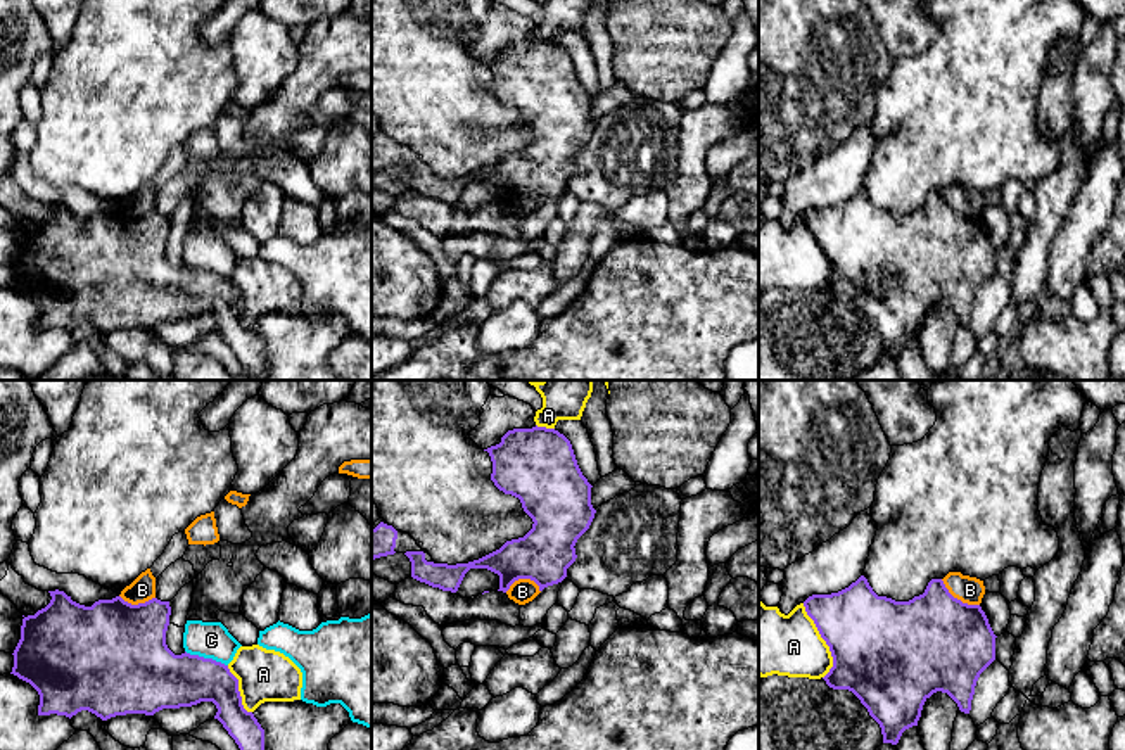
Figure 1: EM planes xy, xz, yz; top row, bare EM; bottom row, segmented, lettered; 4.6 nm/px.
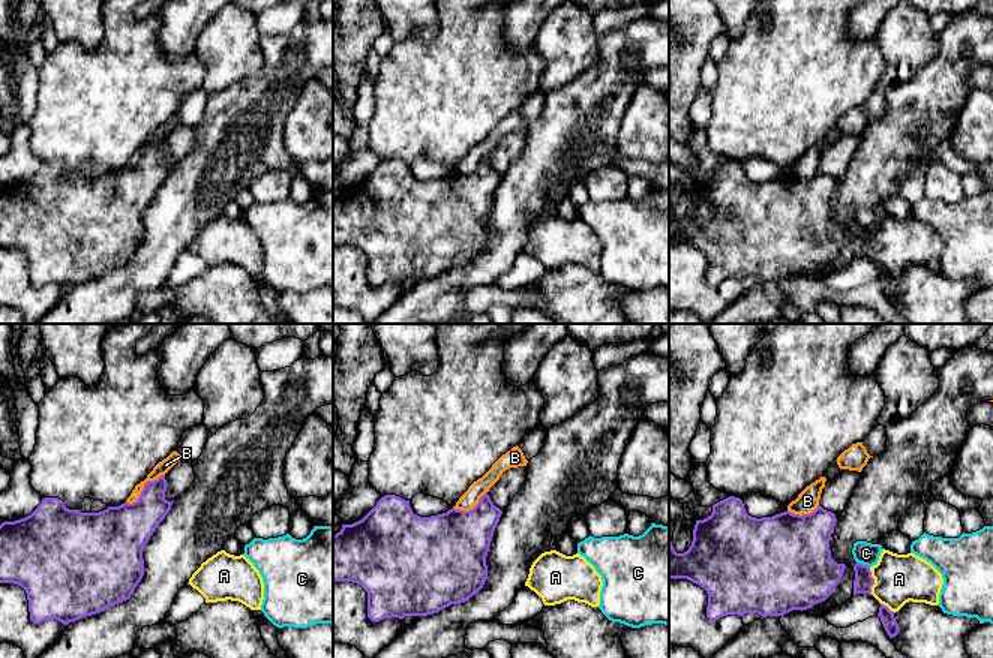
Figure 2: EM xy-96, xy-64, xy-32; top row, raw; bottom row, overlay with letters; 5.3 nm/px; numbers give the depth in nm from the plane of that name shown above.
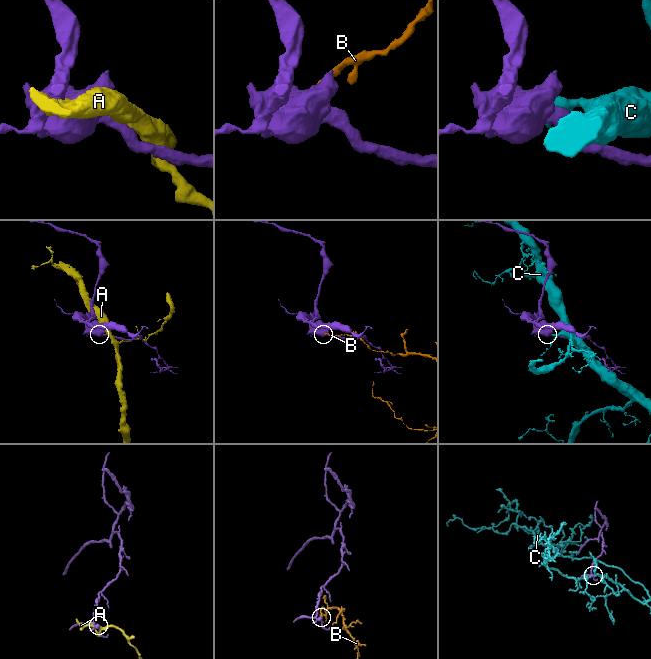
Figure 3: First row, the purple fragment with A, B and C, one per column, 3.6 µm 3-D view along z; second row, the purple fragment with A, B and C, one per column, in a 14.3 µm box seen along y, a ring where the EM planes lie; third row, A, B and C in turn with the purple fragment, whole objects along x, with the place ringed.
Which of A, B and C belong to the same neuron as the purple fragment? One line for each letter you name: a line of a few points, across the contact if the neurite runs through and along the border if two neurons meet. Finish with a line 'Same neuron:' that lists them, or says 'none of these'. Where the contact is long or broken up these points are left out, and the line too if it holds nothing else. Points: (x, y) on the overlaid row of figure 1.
Same neuron: none of these

